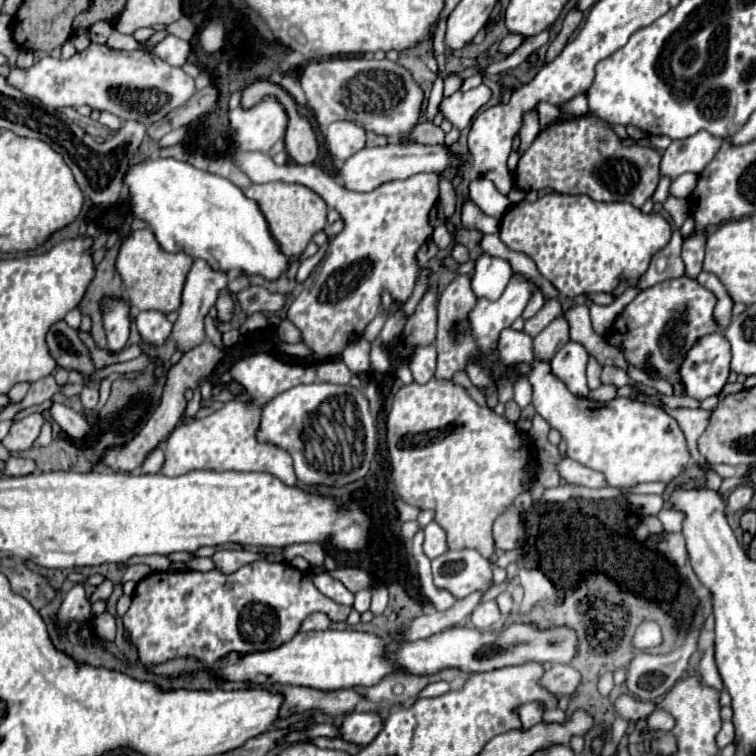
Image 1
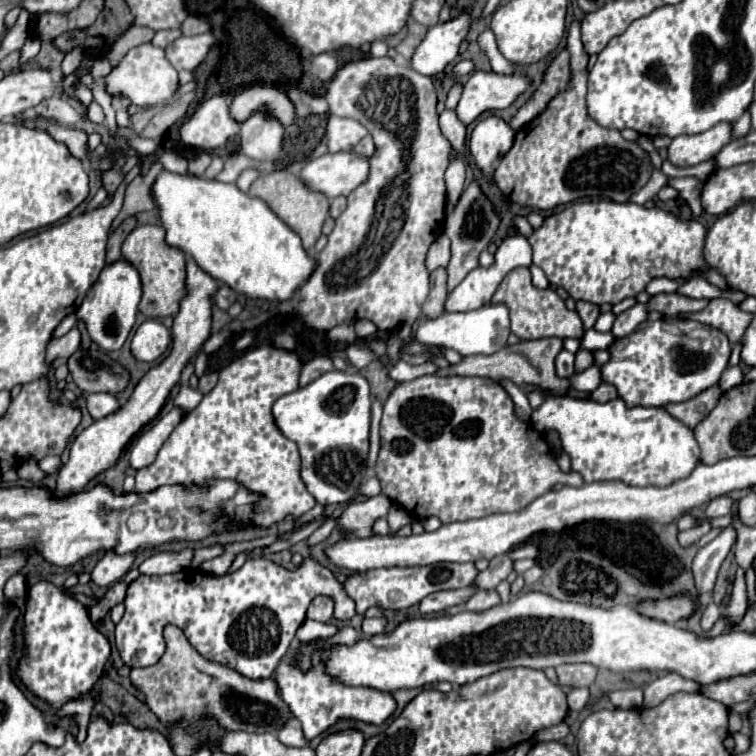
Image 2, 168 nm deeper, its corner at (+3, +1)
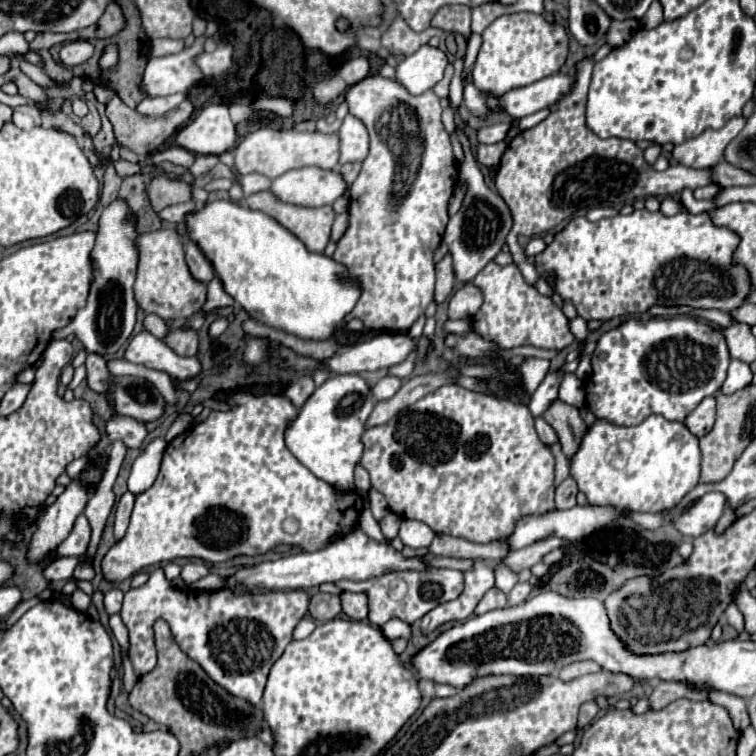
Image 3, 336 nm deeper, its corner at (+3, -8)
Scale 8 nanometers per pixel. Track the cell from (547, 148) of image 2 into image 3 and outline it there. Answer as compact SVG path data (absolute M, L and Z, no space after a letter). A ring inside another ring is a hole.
M583 57L575 65L575 81L571 85L571 91L557 101L557 111L549 113L545 121L535 125L533 129L521 131L505 149L499 171L495 177L495 187L503 201L507 203L511 215L513 215L513 229L517 235L535 237L541 235L553 227L557 227L561 221L569 219L573 213L609 205L615 209L621 209L625 203L633 203L635 199L655 196L665 197L677 195L683 189L695 189L713 183L713 169L689 169L685 165L671 165L669 169L655 171L645 159L643 151L627 139L599 139L587 125L585 125L585 101L587 101L587 89L591 81L593 61L589 57Z

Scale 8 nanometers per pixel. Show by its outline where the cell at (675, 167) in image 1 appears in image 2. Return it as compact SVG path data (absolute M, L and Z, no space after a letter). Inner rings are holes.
M719 122L707 132L693 136L677 136L669 144L667 160L675 166L695 166L713 158L733 138L733 124Z

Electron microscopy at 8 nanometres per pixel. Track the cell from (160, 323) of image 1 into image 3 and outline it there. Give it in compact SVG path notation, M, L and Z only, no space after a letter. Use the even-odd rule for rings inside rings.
M141 331L131 339L125 351L125 359L131 363L145 365L149 369L165 371L167 375L181 381L195 377L201 371L197 357L181 357L173 353L173 349L165 345L165 341L157 339L149 331Z

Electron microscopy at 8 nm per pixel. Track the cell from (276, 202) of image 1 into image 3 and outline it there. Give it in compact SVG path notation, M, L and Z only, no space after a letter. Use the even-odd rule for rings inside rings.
M259 191L245 199L247 207L257 209L279 221L285 229L289 229L295 237L303 241L303 245L313 253L323 253L329 235L331 225L335 219L335 213L329 205L325 207L299 207L285 201L277 201L271 191Z

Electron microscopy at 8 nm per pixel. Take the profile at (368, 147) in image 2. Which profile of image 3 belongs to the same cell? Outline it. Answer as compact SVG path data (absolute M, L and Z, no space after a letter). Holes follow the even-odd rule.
M355 161L355 163L345 163L345 165L339 165L337 167L341 171L341 175L345 177L345 181L351 185L355 181L355 177L359 175L361 171L361 161Z

